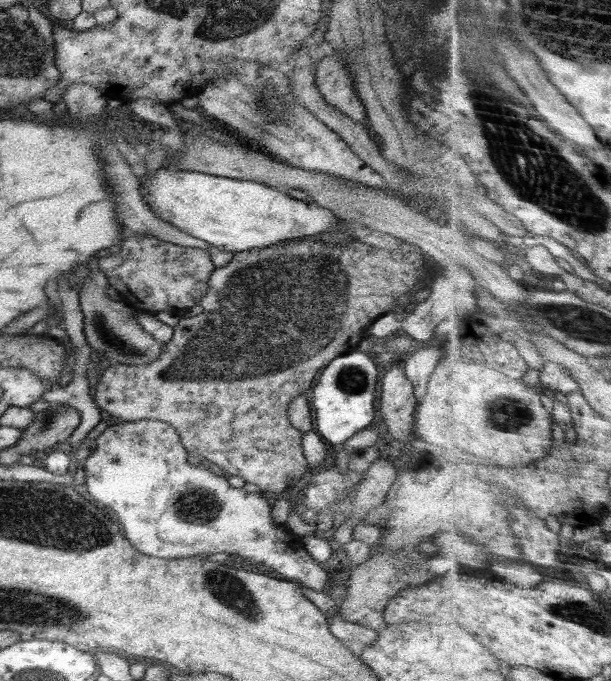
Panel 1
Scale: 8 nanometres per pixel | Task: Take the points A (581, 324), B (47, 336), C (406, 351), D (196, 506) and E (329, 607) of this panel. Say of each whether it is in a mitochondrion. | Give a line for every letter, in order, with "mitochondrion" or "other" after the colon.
A: mitochondrion
B: other
C: other
D: mitochondrion
E: other

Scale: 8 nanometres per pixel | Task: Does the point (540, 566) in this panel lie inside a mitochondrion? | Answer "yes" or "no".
no

